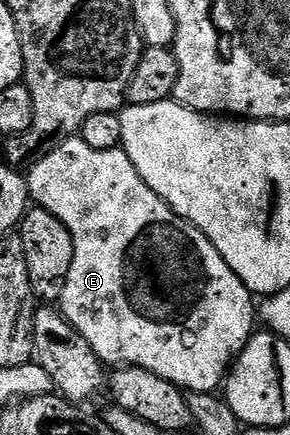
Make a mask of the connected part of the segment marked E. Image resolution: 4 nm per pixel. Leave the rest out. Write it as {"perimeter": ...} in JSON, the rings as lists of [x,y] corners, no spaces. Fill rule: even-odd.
{"perimeter":[[[79,136],[66,138],[54,146],[47,156],[43,156],[28,167],[27,181],[30,199],[40,209],[59,219],[67,228],[67,232],[71,232],[71,240],[75,244],[75,256],[71,260],[71,272],[67,272],[67,284],[63,288],[59,309],[61,315],[69,321],[69,325],[75,327],[77,334],[83,336],[87,344],[91,344],[91,348],[102,363],[109,368],[145,370],[148,374],[154,374],[156,378],[170,382],[178,390],[189,394],[213,394],[224,383],[237,355],[255,333],[253,327],[255,296],[245,287],[243,280],[235,276],[235,272],[227,264],[227,260],[223,260],[215,244],[211,244],[211,240],[207,240],[207,236],[203,236],[199,228],[195,228],[185,218],[174,214],[173,209],[154,190],[147,188],[135,164],[131,164],[131,160],[125,155],[124,149],[96,150]]]}

